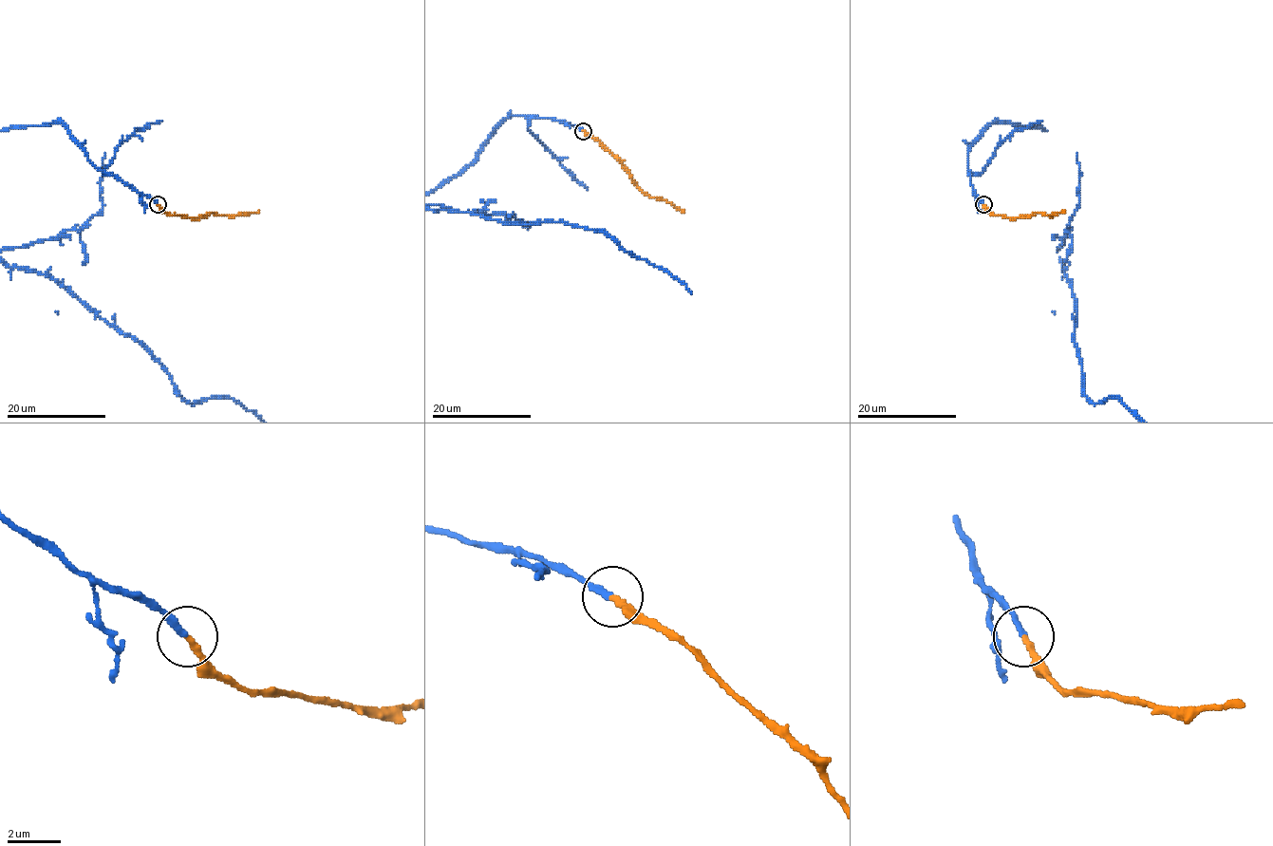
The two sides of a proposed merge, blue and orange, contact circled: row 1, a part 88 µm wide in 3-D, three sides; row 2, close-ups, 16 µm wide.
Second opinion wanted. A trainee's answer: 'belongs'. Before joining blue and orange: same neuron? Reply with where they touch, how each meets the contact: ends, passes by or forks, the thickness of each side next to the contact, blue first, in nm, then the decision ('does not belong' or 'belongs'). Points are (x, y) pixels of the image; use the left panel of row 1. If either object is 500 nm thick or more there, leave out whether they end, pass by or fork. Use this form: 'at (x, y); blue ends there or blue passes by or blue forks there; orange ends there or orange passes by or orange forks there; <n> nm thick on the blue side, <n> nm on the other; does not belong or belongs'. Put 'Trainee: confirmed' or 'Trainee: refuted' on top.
Trainee: confirmed
at (158, 204); blue ends there; orange ends there; 200 nm thick on the blue side, 220 nm on the other; belongs

